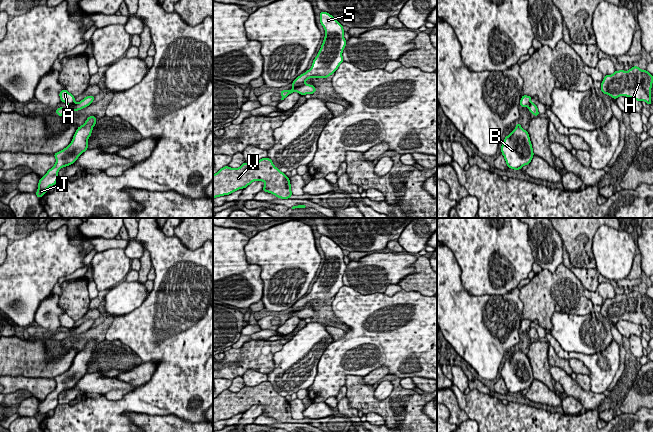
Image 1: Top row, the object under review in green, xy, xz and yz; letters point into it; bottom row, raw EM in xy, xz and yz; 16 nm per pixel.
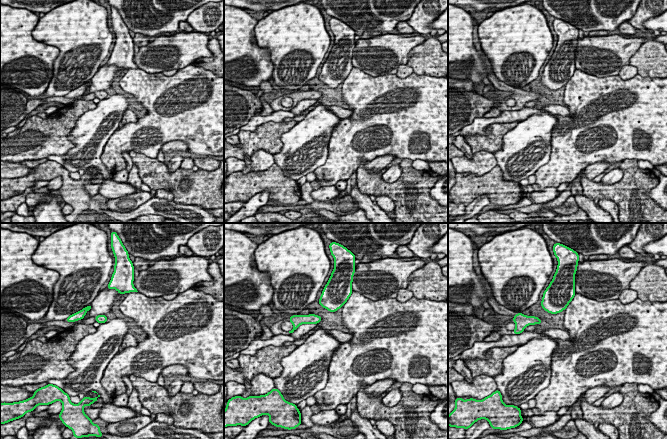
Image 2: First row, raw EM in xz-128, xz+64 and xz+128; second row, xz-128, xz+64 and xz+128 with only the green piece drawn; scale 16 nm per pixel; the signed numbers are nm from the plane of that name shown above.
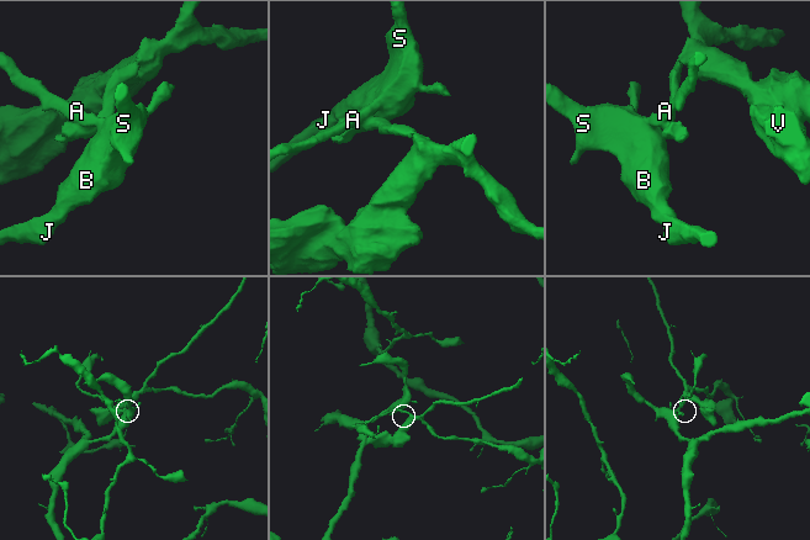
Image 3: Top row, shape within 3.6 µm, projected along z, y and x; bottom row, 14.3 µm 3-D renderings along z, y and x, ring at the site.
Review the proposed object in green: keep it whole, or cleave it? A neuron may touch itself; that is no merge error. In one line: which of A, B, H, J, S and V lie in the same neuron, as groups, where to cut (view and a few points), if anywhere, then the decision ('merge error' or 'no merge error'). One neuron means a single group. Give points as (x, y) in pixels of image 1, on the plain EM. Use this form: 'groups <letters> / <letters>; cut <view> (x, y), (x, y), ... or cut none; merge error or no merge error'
groups A B J S / H V; cut xz (303, 307), (292, 312); merge error

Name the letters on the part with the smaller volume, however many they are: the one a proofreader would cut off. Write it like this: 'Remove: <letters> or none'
Remove: H, V

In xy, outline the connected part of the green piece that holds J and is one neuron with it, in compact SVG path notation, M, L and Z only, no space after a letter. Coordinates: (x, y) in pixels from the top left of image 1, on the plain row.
M95 340L88 341L85 347L77 352L71 367L63 374L53 378L56 382L55 389L46 396L44 401L39 403L38 415L35 415L39 423L47 417L48 411L54 410L59 404L59 394L75 387L78 381L88 373L88 362L91 361L96 346Z

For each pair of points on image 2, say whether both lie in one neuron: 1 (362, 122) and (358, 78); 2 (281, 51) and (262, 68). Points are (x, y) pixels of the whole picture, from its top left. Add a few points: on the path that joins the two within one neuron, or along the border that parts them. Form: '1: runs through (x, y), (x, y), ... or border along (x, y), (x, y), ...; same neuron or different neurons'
1: runs through (364, 111), (364, 94), (359, 89); same neuron
2: border along (256, 42), (269, 53), (273, 66), (272, 77); different neurons

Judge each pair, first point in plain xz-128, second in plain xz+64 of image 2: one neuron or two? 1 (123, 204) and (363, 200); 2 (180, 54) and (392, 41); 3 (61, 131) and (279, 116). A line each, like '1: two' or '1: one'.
1: two
2: one
3: two

